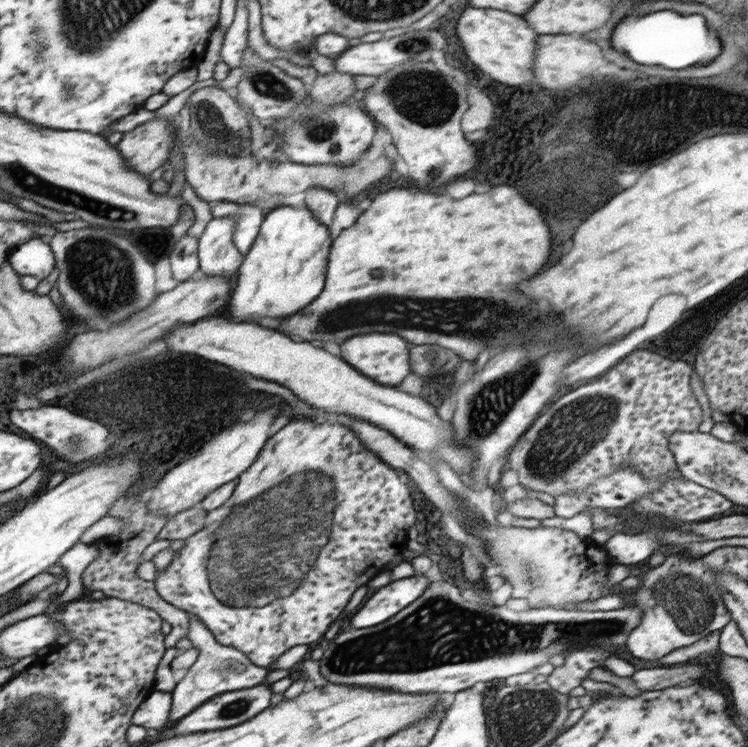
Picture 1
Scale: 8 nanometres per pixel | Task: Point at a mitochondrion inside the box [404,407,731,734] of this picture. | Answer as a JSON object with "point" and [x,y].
{"point":[683,595]}

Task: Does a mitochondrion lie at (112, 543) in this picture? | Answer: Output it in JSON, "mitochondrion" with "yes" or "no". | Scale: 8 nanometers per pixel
{"mitochondrion":"no"}

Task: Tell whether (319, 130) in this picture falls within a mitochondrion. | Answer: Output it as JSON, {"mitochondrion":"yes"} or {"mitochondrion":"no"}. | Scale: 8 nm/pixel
{"mitochondrion":"yes"}

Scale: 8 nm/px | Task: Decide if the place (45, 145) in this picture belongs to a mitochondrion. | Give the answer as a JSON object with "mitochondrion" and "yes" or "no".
{"mitochondrion":"no"}

